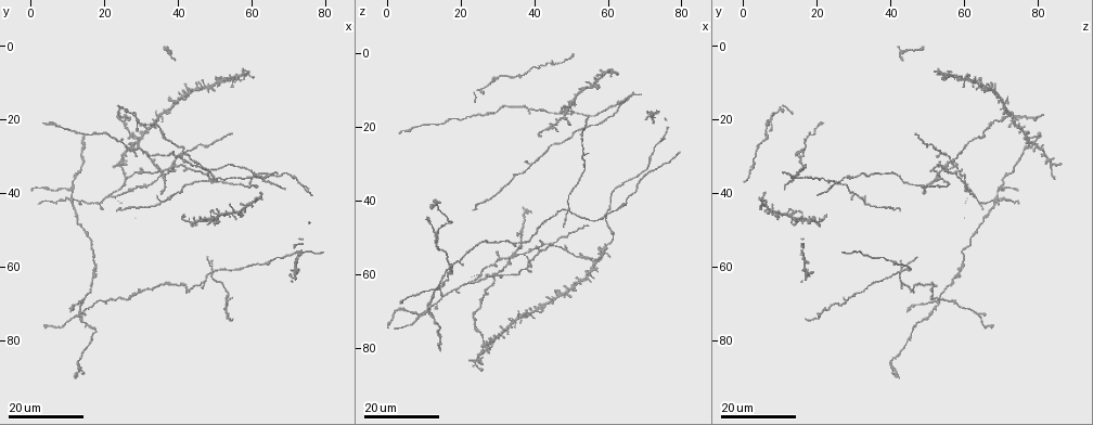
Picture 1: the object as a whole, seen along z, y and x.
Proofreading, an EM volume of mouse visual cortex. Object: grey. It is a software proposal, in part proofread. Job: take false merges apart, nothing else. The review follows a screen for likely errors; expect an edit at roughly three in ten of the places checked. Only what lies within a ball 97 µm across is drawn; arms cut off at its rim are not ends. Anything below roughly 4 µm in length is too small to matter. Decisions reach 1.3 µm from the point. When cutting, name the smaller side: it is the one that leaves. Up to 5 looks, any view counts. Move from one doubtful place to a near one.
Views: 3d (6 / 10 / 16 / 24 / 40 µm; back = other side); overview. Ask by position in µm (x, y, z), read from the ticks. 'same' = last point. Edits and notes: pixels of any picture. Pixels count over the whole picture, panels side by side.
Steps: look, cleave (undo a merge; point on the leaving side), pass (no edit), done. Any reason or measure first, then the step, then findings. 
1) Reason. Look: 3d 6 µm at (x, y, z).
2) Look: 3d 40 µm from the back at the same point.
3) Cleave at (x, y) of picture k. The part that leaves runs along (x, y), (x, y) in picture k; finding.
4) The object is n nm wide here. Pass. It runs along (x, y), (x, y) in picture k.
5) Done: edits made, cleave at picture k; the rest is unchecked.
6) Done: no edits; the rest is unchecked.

Thick turns thin. Look: 3d 24 µm at (38.0, 29.0, 15.0).

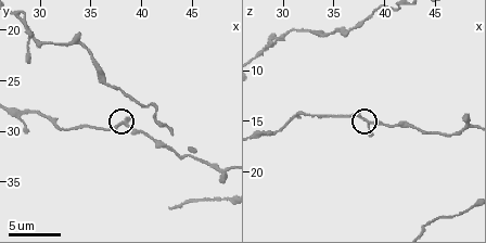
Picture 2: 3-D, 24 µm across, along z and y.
Zoom in. Look: 3d 10 µm at (37.8, 29.4, 14.8).

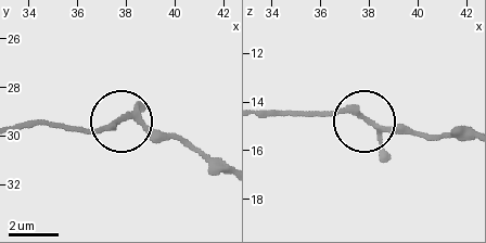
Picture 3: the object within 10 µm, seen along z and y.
3 arms meet here. Pass. It runs along (219, 168), (126, 119), (66, 131) in picture 3; all the same neuron.

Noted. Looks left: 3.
Four arms meet. Look: 3d 24 µm at (49.5, 61.0, 42.0).

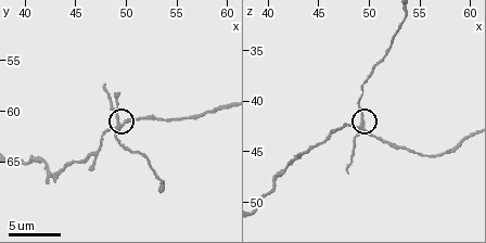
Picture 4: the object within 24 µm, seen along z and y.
Look: 3d 10 µm at (49.4, 61.4, 42.4).

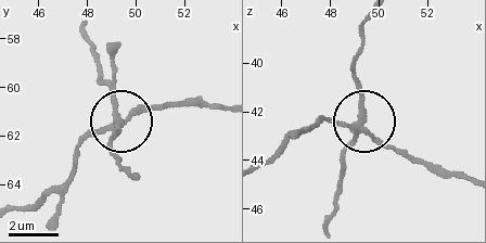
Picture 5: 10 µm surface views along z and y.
The side arm is 34 µm long. Cleave at (119, 127) of picture 5. The part that leaves runs along (112, 109), (118, 131), (112, 148), (126, 170) in picture 5; a second neuron is stuck on.

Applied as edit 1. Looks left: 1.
Done: edits made, cleave at picture 5; the rest is unchecked.

